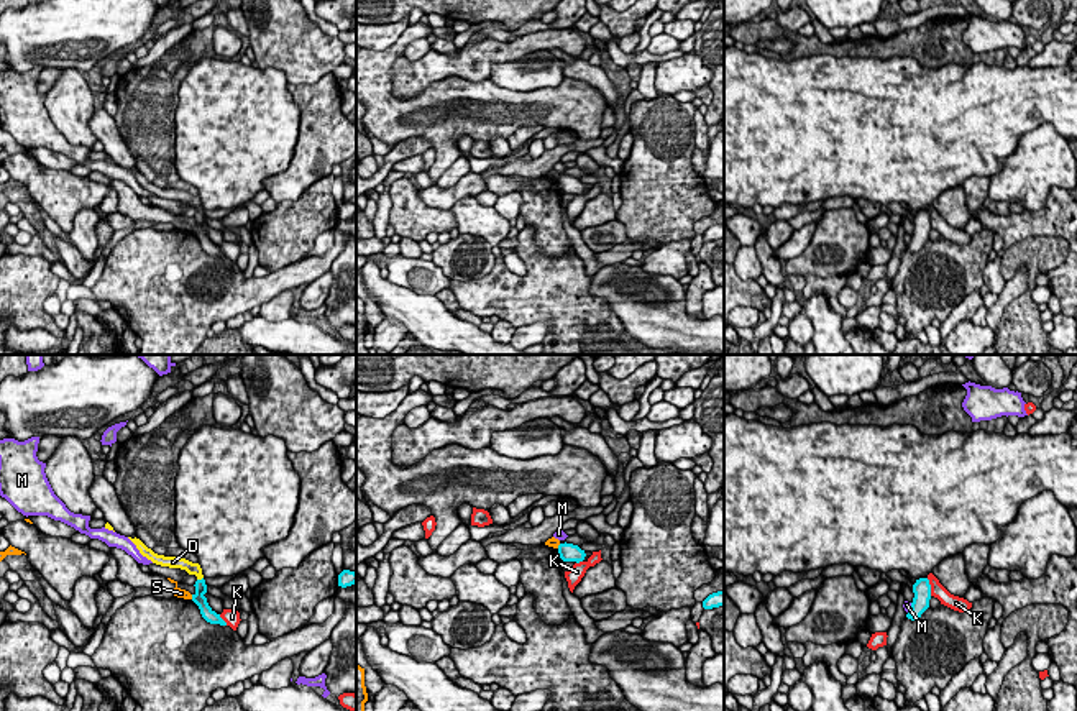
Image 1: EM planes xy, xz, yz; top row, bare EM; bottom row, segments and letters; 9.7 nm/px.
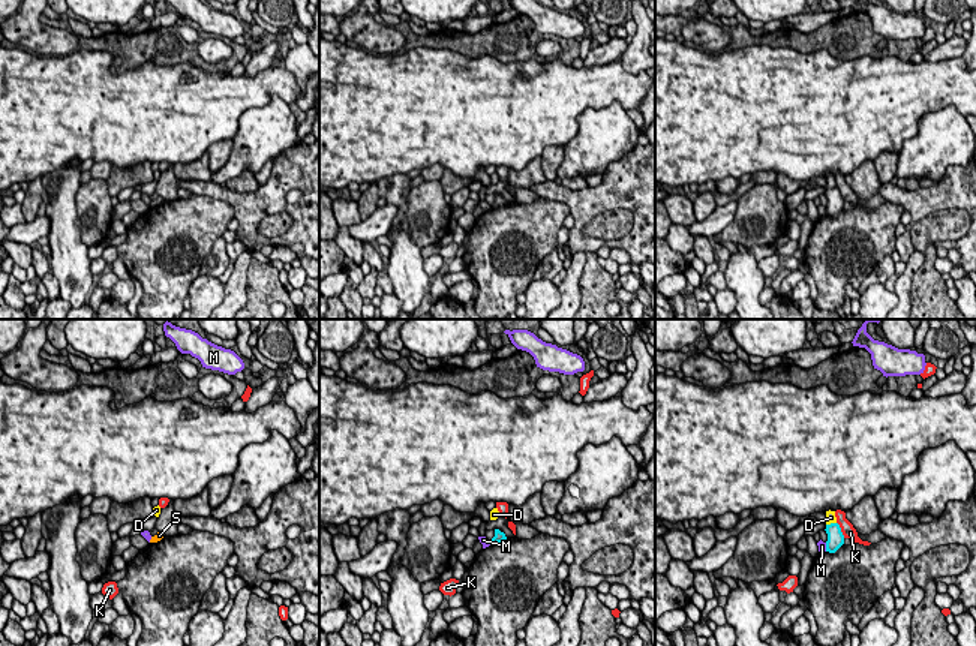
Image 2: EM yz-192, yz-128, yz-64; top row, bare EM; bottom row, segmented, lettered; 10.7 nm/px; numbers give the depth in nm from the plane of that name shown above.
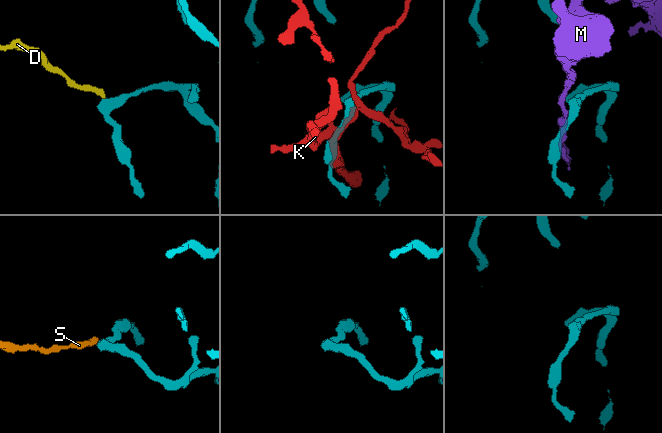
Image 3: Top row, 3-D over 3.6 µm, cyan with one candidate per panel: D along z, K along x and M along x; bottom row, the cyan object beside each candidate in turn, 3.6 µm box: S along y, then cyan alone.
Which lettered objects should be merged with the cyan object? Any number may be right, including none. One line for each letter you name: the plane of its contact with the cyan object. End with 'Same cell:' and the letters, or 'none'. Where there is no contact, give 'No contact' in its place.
Same cell: none

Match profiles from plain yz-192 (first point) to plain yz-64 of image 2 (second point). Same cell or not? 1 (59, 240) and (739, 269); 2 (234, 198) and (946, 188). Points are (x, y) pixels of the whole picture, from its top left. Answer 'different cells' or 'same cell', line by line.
1: same cell
2: same cell

